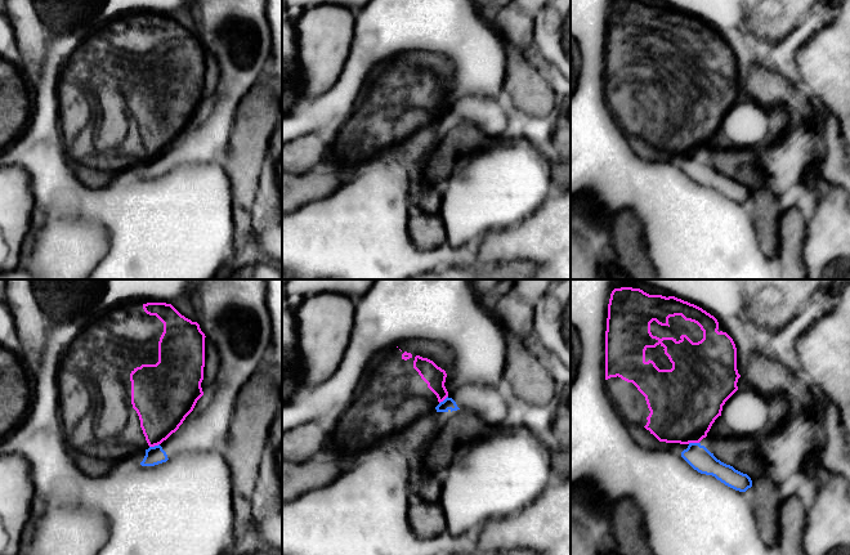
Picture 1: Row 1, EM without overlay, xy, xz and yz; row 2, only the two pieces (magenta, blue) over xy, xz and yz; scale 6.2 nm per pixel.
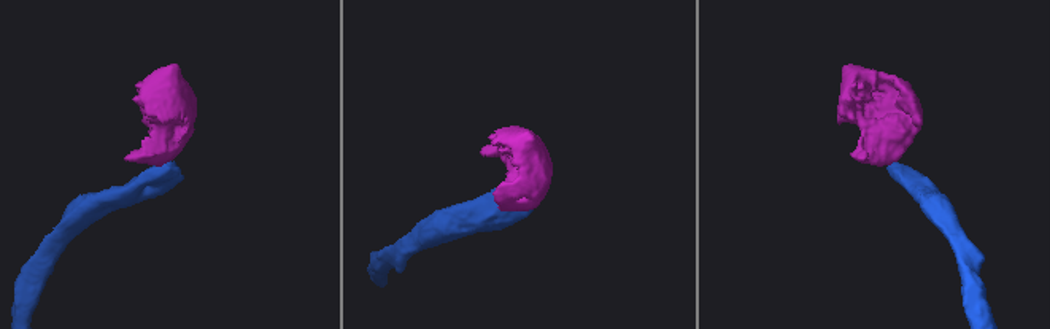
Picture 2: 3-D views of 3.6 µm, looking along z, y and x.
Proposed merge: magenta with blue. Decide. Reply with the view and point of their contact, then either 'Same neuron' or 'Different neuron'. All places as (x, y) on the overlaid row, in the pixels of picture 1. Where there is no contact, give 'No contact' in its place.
Touches magenta at yz (693, 442). Different neuron

